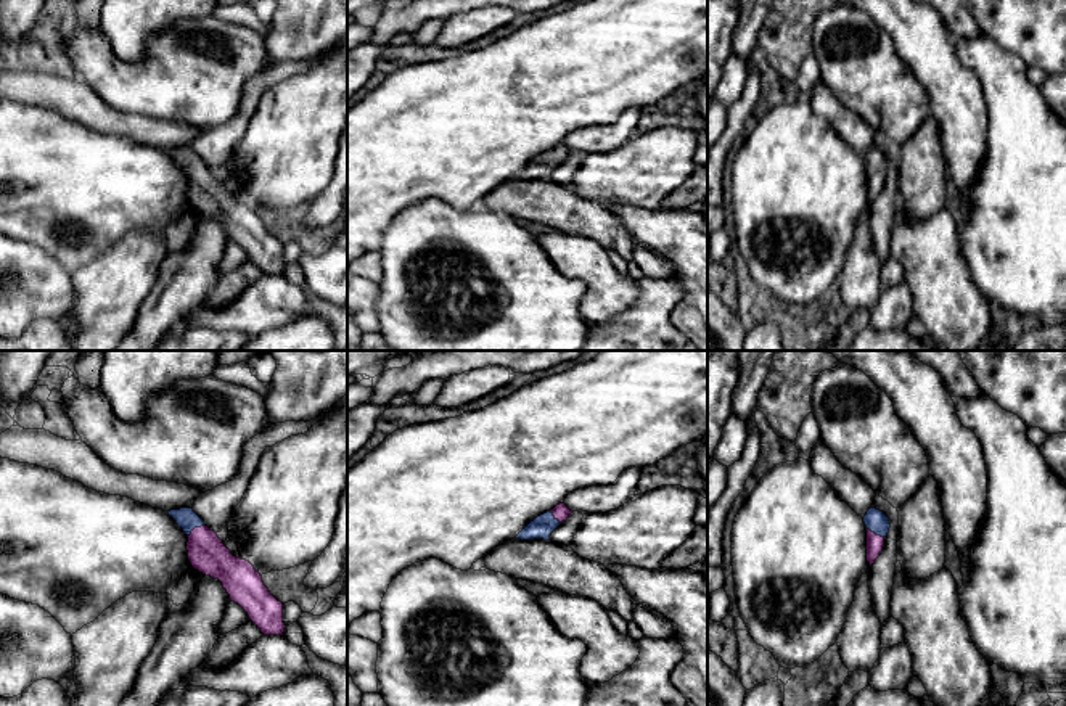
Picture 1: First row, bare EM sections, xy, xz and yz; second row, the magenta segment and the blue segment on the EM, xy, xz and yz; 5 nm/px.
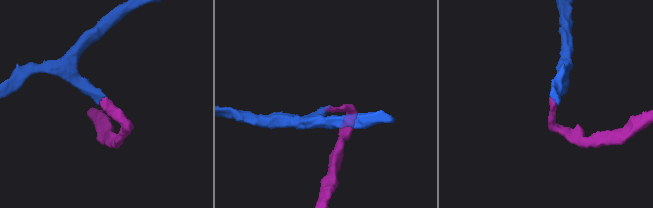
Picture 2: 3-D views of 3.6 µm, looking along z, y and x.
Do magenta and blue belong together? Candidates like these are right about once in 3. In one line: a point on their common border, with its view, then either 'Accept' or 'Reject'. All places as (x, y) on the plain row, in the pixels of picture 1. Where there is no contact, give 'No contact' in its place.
Touches magenta at xy (195, 168). Accept

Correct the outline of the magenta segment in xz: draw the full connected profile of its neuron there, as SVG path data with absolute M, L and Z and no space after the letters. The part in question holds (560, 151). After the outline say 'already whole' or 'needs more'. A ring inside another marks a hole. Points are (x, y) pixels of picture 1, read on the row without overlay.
M556 145L551 151L547 151L531 161L518 175L516 179L521 180L534 180L543 179L550 180L550 174L569 158L572 151L564 145Z; needs more

